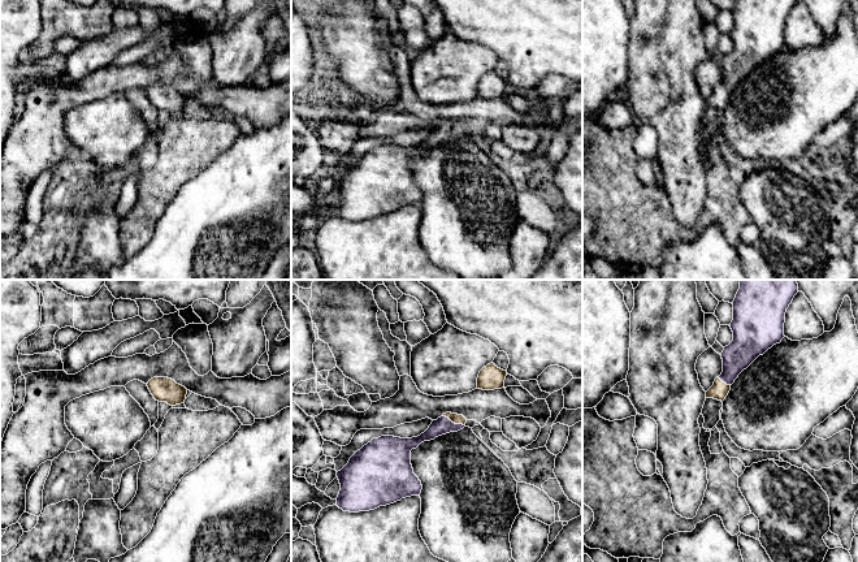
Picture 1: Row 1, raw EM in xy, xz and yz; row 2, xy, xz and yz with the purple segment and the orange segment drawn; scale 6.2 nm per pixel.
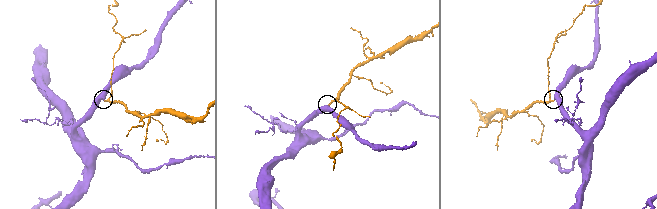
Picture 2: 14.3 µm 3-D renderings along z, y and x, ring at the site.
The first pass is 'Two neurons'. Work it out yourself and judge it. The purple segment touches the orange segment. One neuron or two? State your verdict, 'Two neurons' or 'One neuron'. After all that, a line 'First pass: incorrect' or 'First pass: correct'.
One neuron
First pass: incorrect

